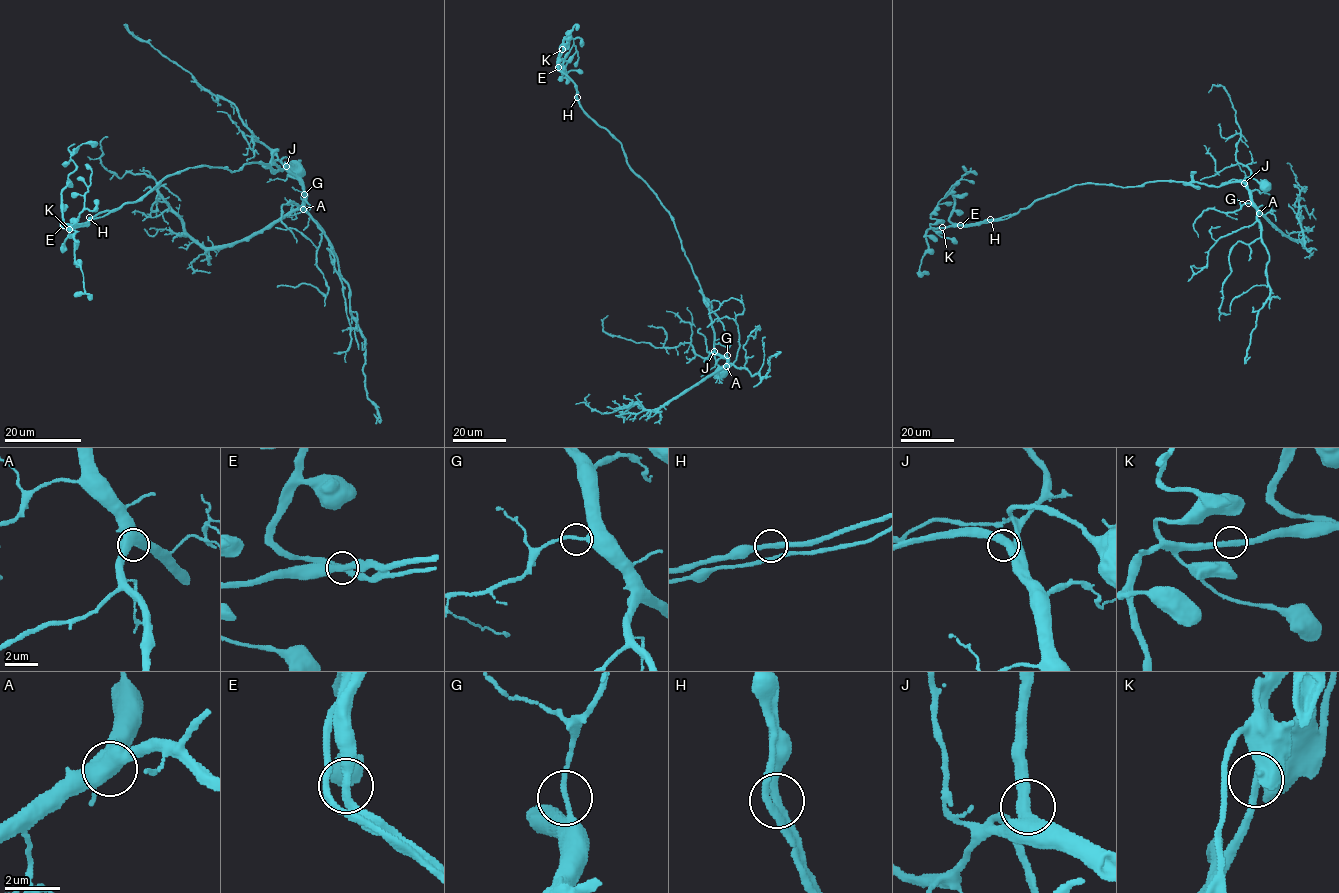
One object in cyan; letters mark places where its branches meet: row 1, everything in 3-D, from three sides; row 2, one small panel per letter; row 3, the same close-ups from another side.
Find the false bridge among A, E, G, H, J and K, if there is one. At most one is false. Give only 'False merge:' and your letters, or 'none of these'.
False merge: none of these

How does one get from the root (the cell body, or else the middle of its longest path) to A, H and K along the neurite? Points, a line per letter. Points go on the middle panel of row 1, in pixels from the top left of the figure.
A: (721, 372), (711, 353), (724, 357), (726, 366)
H: (721, 372), (711, 353), (714, 331), (708, 305), (673, 217), (630, 167), (622, 145), (584, 112), (577, 97)
K: (721, 372), (708, 305), (673, 217), (622, 145), (582, 108), (559, 68), (562, 49)

